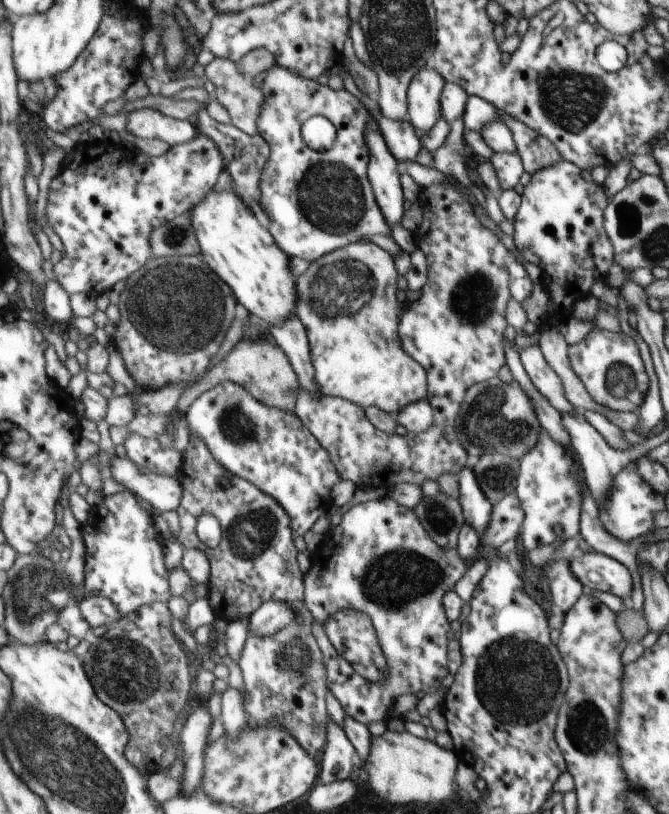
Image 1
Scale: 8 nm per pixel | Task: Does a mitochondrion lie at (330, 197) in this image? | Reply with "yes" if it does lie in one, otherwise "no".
yes

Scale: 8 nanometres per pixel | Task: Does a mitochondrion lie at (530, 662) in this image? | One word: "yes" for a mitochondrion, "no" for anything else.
yes

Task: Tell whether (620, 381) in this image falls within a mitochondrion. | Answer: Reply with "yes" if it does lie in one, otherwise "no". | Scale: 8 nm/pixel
yes

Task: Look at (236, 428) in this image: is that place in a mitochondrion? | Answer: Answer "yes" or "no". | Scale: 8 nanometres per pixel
yes

